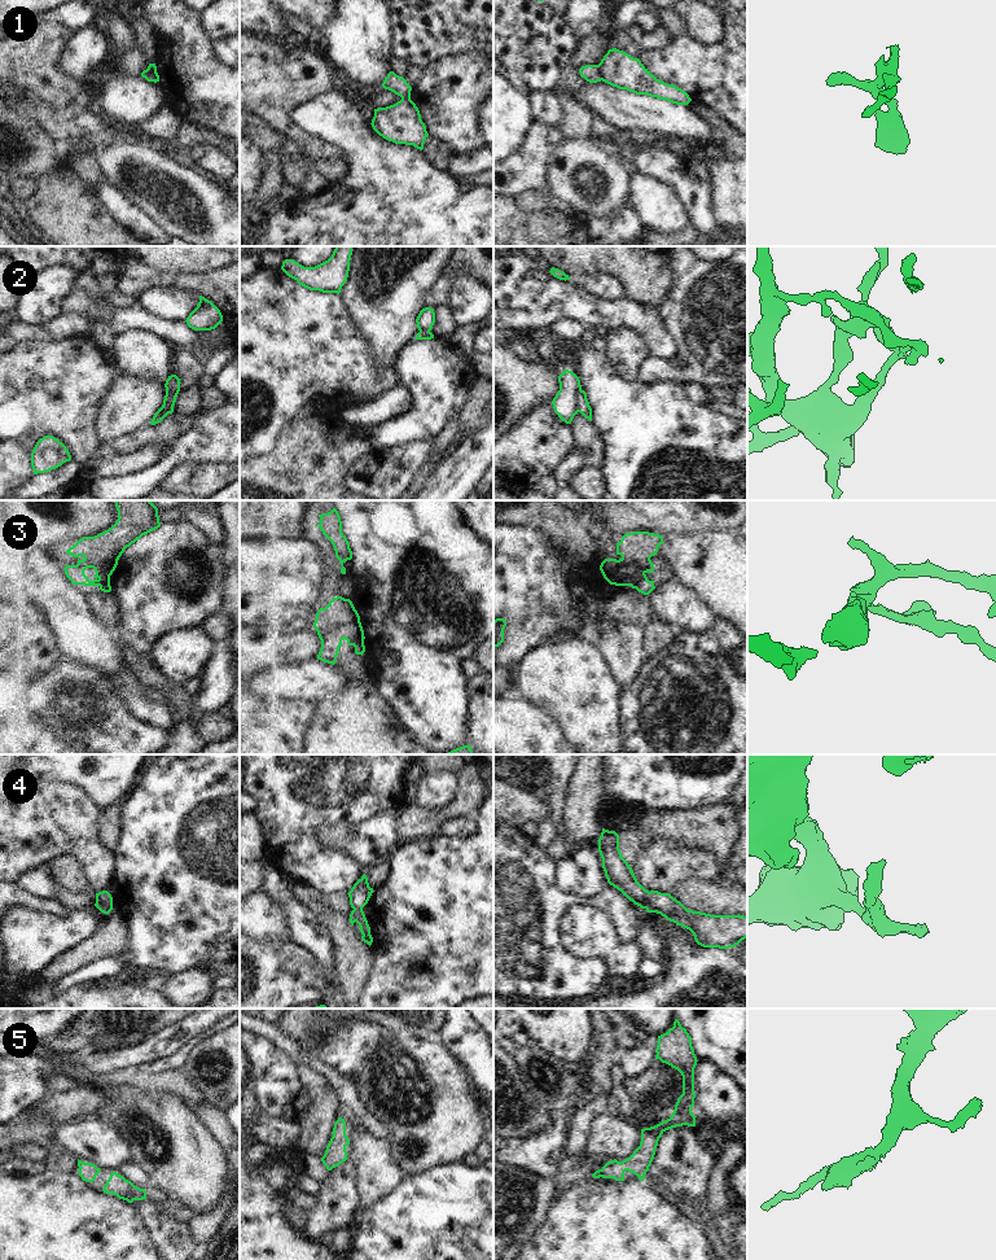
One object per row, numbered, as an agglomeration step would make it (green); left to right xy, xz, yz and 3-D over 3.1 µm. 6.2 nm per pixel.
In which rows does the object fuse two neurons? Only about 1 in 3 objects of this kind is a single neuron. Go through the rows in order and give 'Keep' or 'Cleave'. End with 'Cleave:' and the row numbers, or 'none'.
1: Cleave
2: Cleave
3: Cleave
4: Cleave
5: Keep
Cleave: 1, 2, 3, 4

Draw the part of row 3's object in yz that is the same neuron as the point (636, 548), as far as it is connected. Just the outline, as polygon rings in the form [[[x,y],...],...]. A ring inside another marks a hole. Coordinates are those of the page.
[[[649,531],[626,533],[617,543],[617,555],[622,557],[605,559],[600,570],[604,578],[615,586],[631,586],[635,589],[641,573],[653,573],[654,564],[650,557],[657,555],[663,544],[663,537]]]

